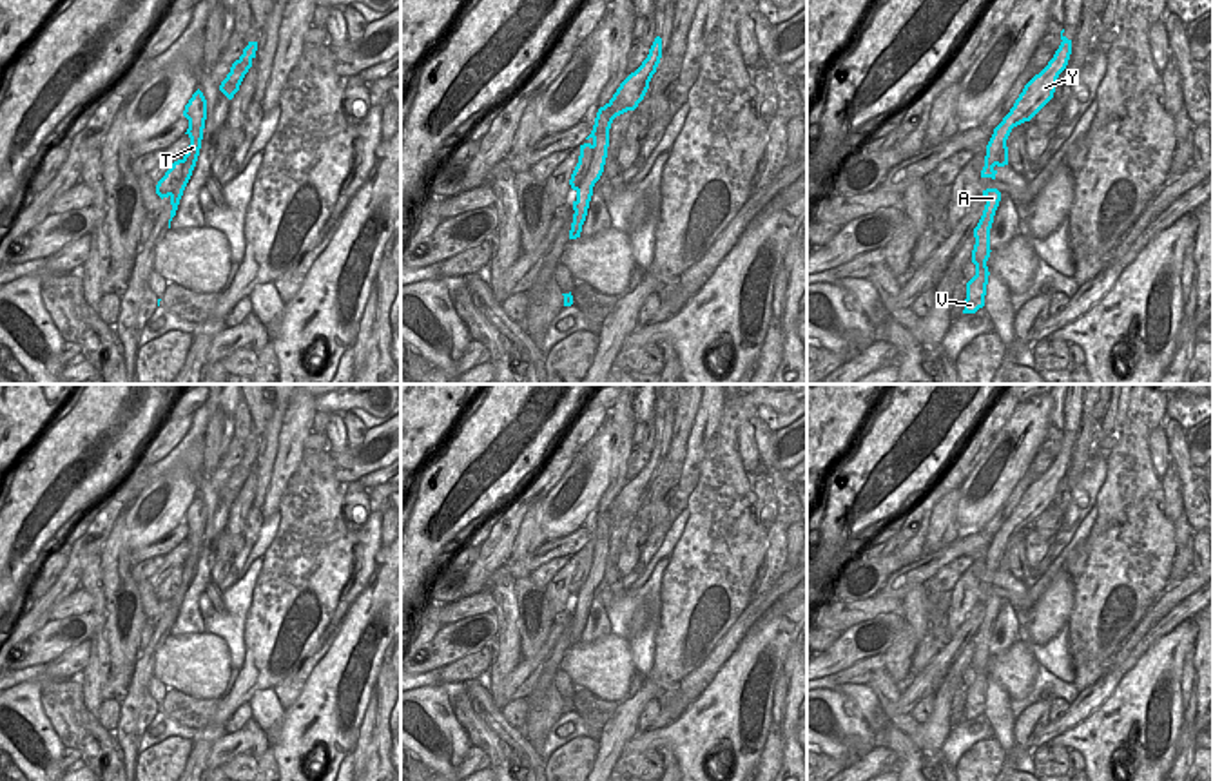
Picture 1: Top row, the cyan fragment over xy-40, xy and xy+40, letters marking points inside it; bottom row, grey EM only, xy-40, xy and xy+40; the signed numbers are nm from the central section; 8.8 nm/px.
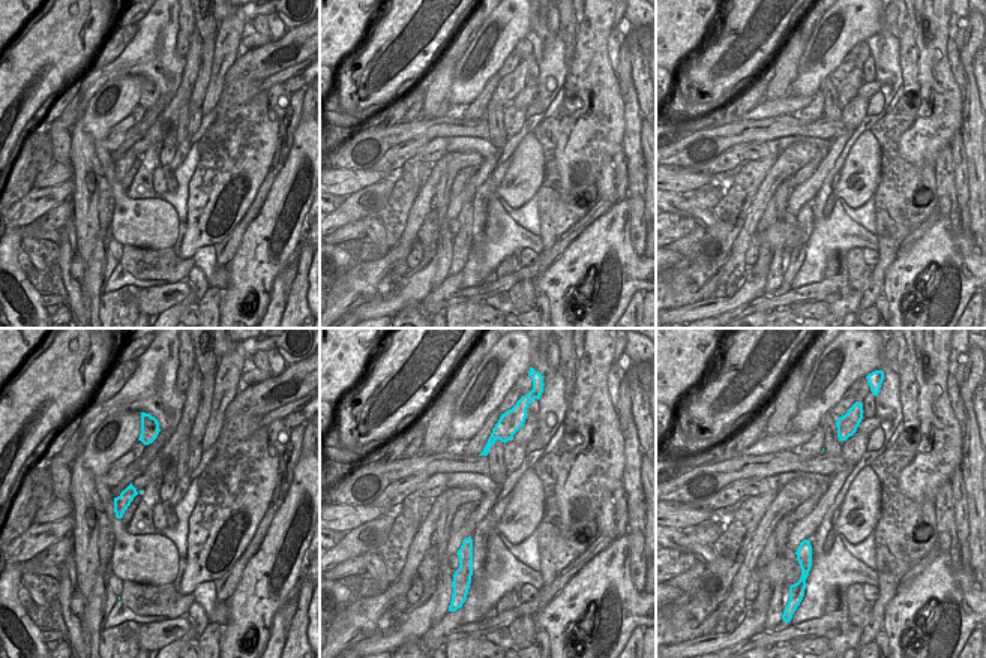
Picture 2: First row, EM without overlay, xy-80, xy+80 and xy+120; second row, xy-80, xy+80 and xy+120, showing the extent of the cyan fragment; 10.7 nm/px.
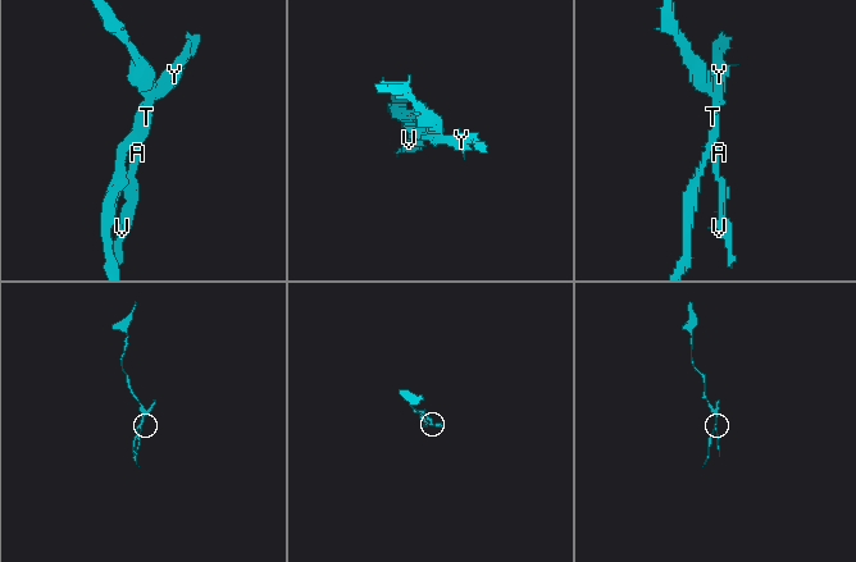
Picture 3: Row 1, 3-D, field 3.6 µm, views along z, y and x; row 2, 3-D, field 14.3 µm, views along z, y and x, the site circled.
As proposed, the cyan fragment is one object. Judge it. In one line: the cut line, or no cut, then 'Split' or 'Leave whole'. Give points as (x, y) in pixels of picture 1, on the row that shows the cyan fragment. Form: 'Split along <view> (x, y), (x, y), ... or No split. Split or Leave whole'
Split along xy (595, 122), (593, 160), (588, 174), (575, 189). Split

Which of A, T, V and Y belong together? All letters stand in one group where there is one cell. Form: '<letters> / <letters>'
A T V / Y

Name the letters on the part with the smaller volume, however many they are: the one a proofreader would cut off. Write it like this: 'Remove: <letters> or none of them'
Remove: Y

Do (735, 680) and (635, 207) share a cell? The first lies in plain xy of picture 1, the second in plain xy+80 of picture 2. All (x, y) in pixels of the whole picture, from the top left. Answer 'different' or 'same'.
different

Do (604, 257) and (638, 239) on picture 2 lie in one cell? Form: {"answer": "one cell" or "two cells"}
{"answer": "two cells"}

